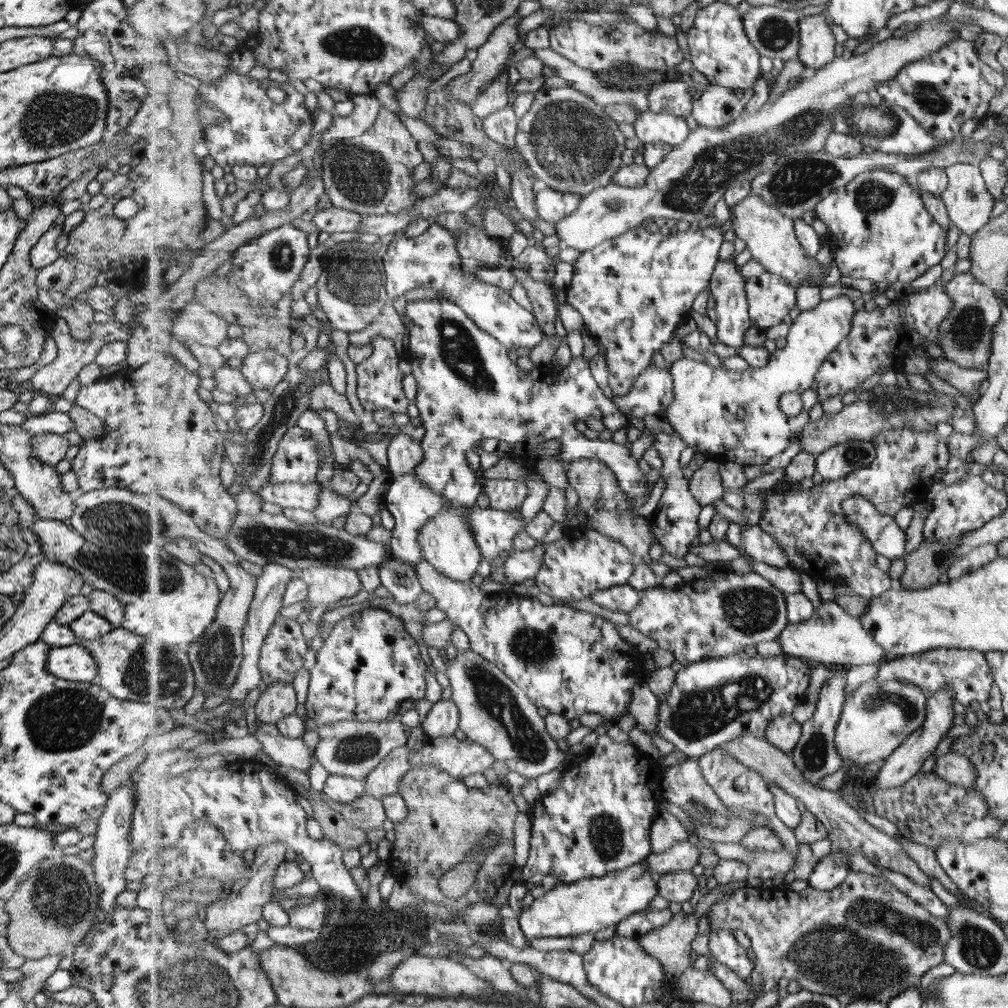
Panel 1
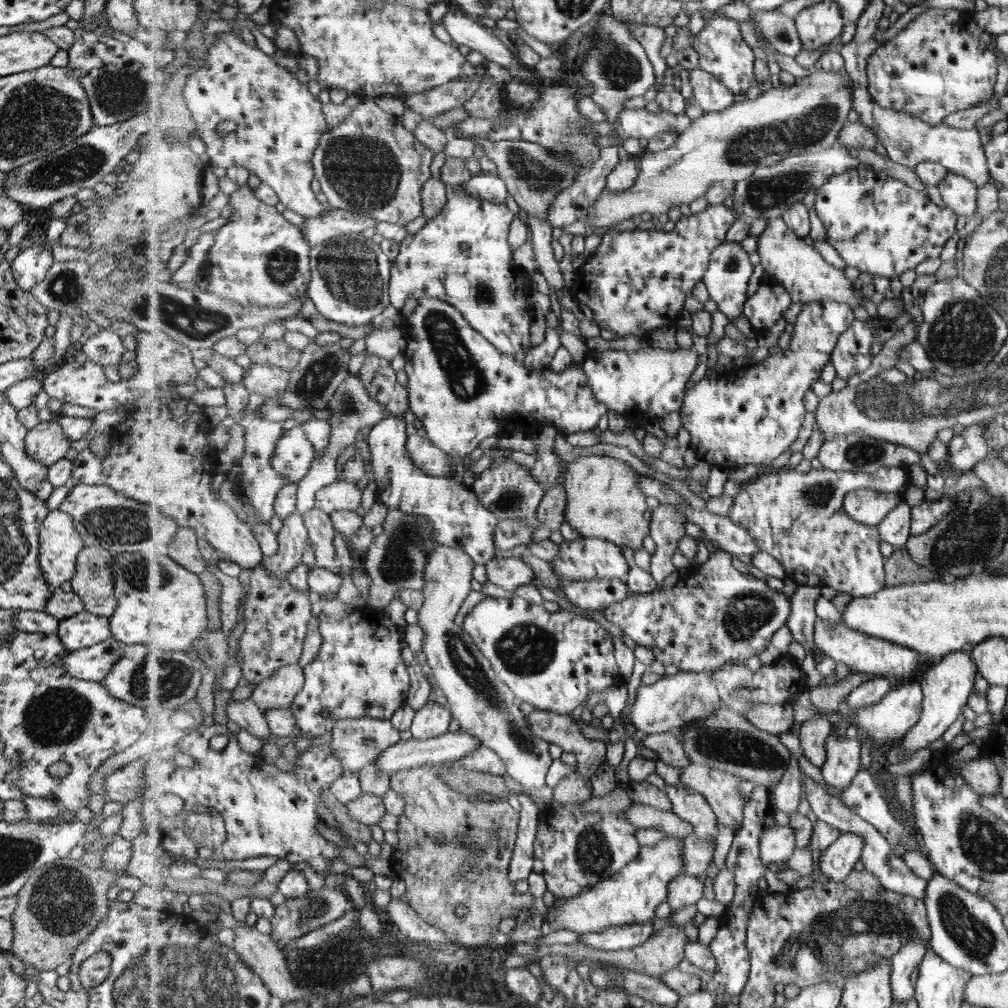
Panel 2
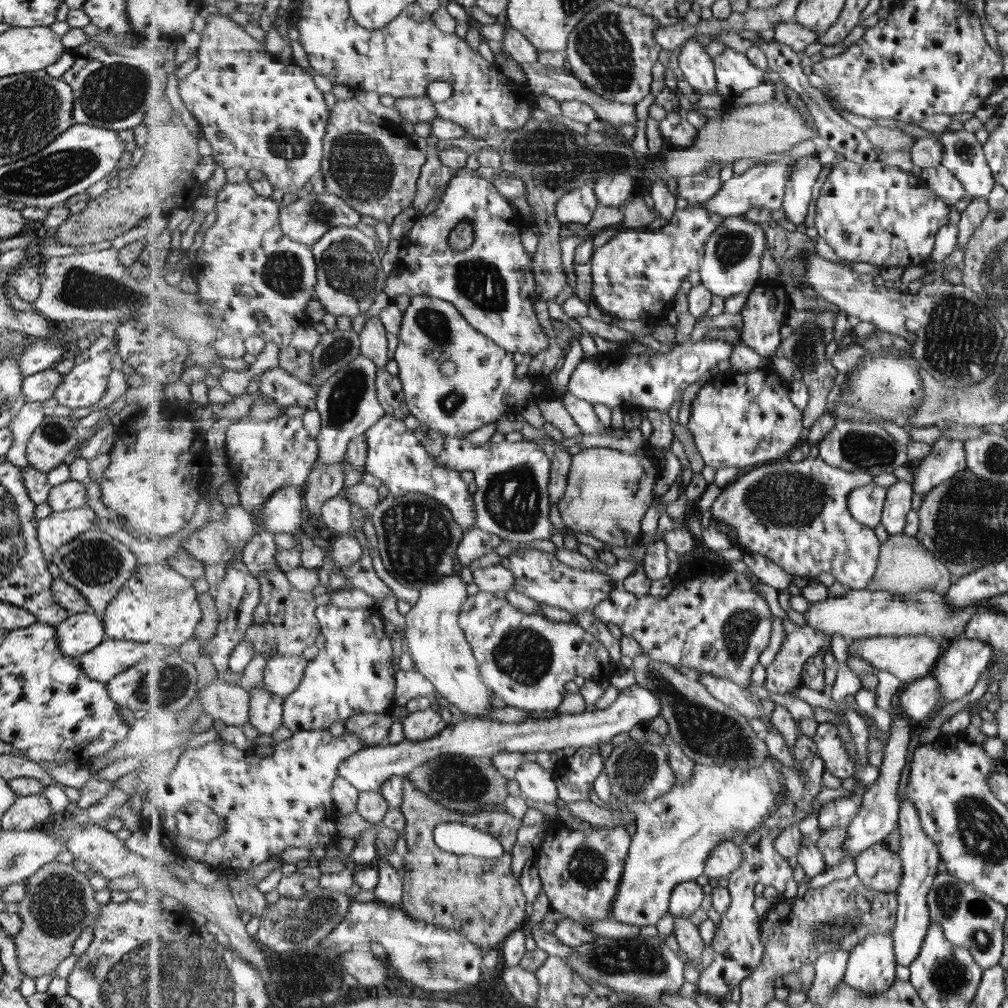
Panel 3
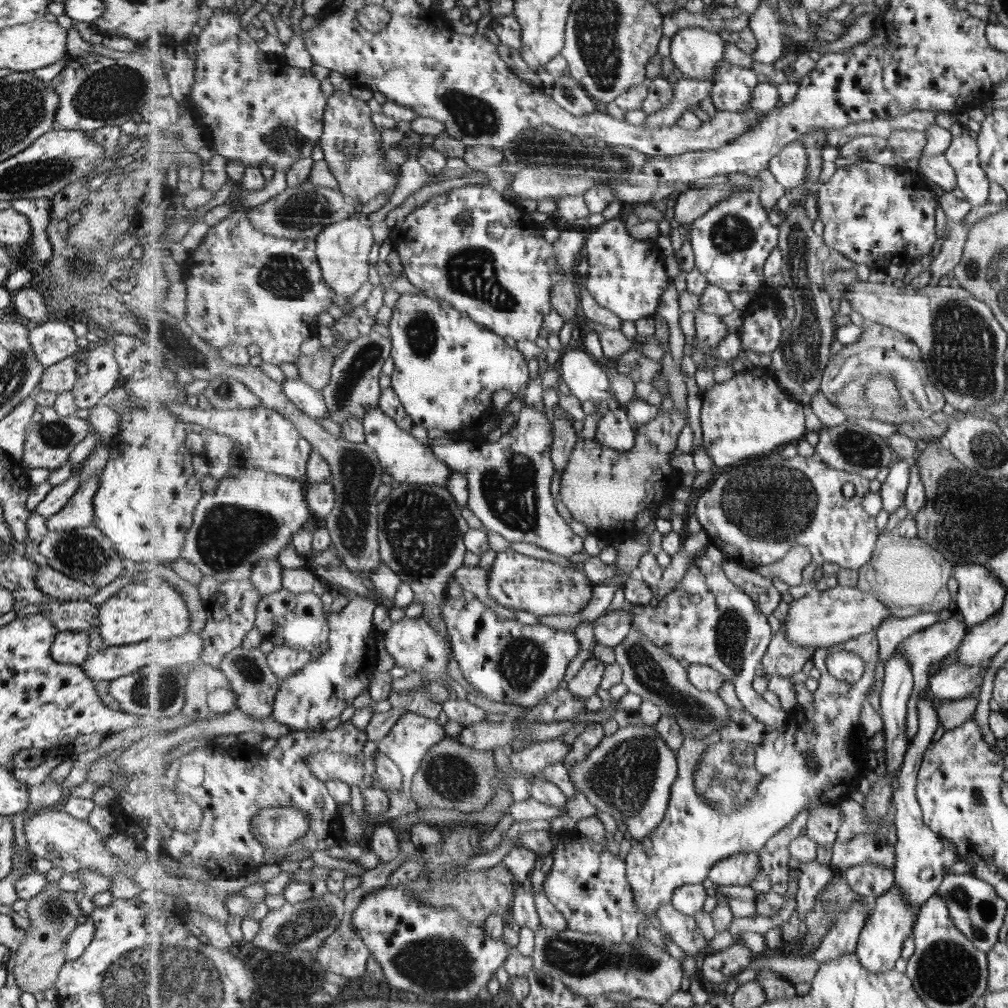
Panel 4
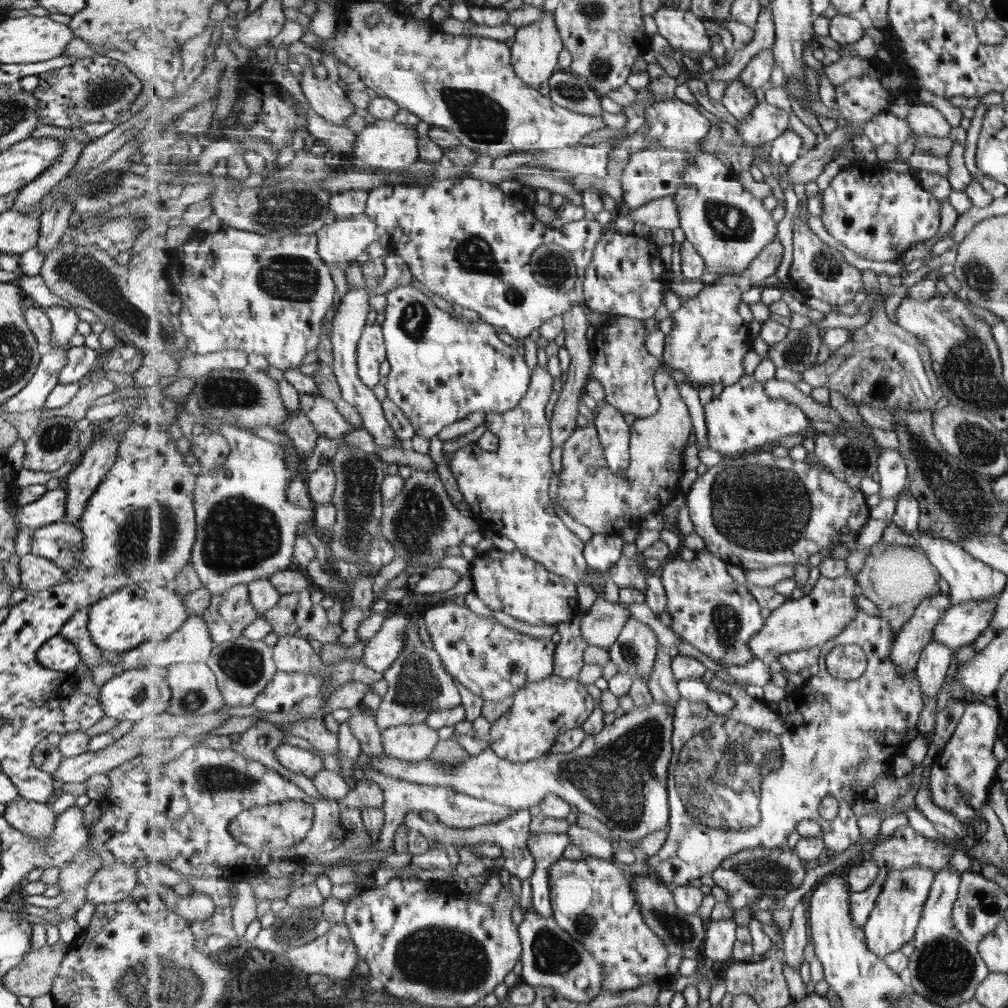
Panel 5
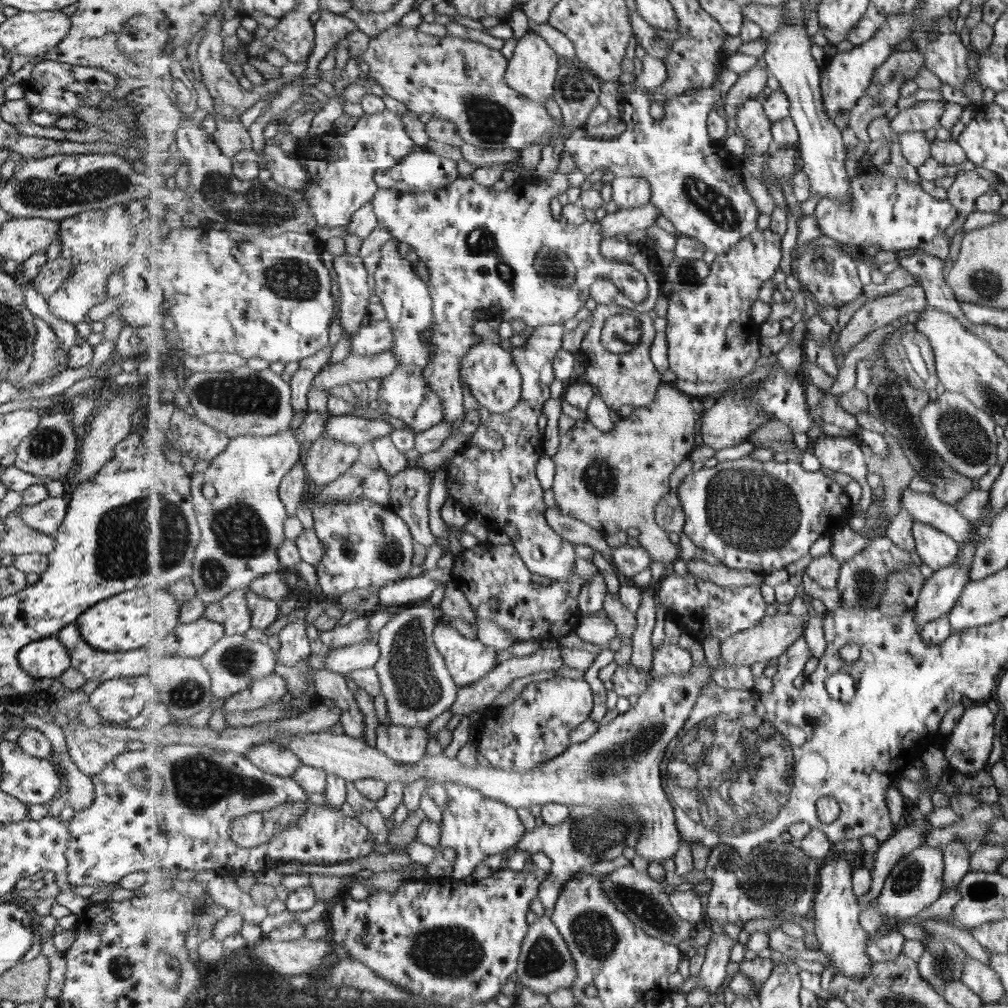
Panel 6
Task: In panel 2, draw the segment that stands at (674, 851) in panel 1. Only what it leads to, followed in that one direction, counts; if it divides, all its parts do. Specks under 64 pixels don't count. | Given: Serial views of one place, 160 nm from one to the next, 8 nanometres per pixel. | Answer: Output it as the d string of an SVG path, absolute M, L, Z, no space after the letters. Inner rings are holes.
M667 785L667 793L674 805L673 812L695 827L695 832L691 836L683 838L683 844L685 844L685 870L683 872L686 876L697 877L699 874L707 872L707 868L711 866L711 862L715 858L715 848L717 848L715 838L719 834L719 828L717 828L719 820L717 820L715 812L713 812L713 808L708 804L705 796L699 794L697 790L683 790L683 788L677 788L677 786Z

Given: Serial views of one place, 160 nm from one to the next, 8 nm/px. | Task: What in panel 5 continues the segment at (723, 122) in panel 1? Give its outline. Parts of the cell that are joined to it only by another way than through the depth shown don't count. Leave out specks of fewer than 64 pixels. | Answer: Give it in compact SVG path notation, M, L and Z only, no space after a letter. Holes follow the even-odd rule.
M663 5L654 17L658 33L667 38L678 56L690 65L709 52L711 43L716 40L713 32L703 26L703 18L691 10Z

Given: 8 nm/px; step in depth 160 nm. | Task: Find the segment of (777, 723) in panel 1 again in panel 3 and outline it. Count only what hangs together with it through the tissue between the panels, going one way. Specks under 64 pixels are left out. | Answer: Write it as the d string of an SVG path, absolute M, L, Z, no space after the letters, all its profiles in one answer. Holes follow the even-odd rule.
M701 673L699 675L698 680L708 687L717 700L724 702L729 708L738 710L747 718L767 720L775 710L775 702L758 699L732 680L712 674Z

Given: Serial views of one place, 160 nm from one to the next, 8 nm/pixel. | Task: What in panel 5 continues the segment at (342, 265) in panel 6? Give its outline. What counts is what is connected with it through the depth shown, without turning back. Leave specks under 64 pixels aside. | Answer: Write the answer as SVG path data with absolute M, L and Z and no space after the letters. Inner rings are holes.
M351 288L340 302L340 307L332 316L330 328L332 352L334 354L333 368L342 388L342 399L357 408L364 420L366 430L373 436L373 442L381 448L391 448L395 446L395 440L401 441L391 428L382 402L377 400L375 392L368 387L359 376L358 365L358 343L361 341L365 326L367 326L367 316L371 312L369 304L369 291L365 288Z

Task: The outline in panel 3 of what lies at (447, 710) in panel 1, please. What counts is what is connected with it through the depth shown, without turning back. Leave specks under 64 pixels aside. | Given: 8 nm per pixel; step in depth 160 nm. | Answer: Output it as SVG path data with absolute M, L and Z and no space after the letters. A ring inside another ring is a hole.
M428 708L404 716L397 729L404 733L407 740L419 743L436 738L449 725L450 723L445 722L441 714Z

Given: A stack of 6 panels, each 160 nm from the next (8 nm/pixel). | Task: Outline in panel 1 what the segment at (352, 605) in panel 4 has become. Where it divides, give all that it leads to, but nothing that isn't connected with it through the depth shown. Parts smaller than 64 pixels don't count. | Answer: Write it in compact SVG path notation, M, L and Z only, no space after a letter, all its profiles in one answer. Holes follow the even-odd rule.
M375 607L363 609L363 612L353 612L334 624L329 637L317 652L315 666L309 670L309 687L304 702L305 718L311 718L316 724L352 720L390 721L397 718L403 701L426 699L427 664L423 661L426 655L405 630L403 619L399 616L393 618L393 614L387 612L387 609Z

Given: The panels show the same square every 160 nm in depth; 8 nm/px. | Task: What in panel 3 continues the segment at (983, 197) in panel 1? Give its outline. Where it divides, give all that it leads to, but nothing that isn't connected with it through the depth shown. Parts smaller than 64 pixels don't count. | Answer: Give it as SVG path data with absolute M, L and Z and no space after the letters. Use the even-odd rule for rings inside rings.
M943 164L924 168L920 170L920 175L929 182L929 186L932 186L937 196L951 206L968 195L963 183Z

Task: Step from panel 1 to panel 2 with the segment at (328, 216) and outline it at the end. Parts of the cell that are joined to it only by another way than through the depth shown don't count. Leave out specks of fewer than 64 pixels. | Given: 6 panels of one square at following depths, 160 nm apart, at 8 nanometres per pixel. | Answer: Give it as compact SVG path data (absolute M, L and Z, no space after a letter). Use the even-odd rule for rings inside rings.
M216 34L217 42L209 48L206 61L195 74L189 76L185 85L187 109L191 112L201 140L205 142L206 154L210 162L230 169L243 167L256 175L261 182L269 184L279 195L280 202L288 209L302 217L318 217L333 207L329 203L321 204L315 196L317 192L316 166L313 157L317 150L317 142L328 131L330 124L323 114L323 104L311 94L311 90L301 75L293 76L291 70L279 66L273 57L265 54L247 42L240 44L238 34ZM221 122L235 122L235 130L225 134L217 132Z

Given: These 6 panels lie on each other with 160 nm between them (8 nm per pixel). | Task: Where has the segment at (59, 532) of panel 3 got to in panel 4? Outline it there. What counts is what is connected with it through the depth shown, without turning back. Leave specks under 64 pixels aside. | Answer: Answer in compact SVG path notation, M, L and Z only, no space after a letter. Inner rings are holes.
M93 477L80 482L63 508L46 519L46 529L56 531L94 526L92 500L97 487L98 480Z

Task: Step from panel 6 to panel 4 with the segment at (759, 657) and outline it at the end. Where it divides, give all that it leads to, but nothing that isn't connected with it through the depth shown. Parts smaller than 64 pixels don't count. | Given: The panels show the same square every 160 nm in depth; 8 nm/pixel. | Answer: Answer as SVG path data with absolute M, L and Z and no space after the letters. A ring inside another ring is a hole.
M837 584L829 590L815 590L799 600L793 600L784 624L784 632L790 642L812 648L827 648L873 632L892 616L888 605L881 602L875 593L864 591L859 586Z

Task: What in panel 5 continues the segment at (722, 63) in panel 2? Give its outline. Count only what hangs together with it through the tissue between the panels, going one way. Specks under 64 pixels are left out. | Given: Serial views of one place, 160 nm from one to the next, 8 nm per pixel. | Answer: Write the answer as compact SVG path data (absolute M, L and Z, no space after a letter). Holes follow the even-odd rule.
M739 79L727 82L721 102L738 120L747 120L758 105L754 89Z

